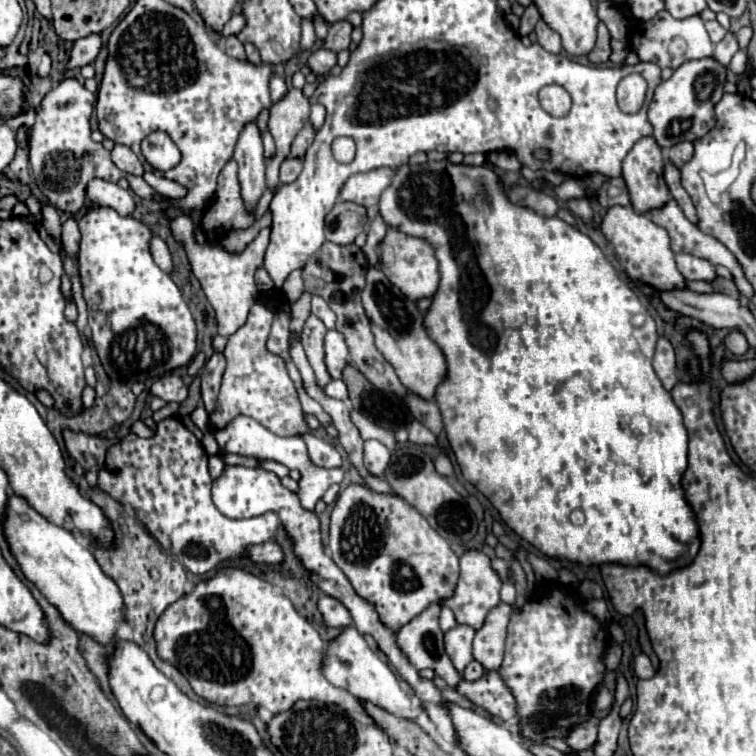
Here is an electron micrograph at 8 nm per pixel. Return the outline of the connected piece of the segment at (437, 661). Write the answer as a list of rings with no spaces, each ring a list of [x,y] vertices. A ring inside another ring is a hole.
[[[428,606],[420,616],[400,628],[396,642],[414,668],[432,668],[442,680],[446,680],[450,688],[454,688],[462,680],[462,676],[456,672],[448,654],[444,652],[444,632],[438,626],[438,618],[440,606]]]

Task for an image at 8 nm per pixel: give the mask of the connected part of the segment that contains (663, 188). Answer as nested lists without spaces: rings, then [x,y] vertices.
[[[644,136],[632,146],[622,162],[622,176],[636,212],[660,208],[670,200],[670,190],[664,182],[662,148],[652,136]]]

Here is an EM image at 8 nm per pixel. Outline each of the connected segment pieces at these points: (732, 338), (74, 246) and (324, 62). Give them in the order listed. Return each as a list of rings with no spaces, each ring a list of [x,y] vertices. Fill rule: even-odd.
[[[732,330],[730,334],[726,334],[724,346],[726,346],[734,356],[742,356],[742,354],[746,354],[746,350],[748,350],[748,342],[746,342],[744,334],[738,332],[738,330]]]
[[[70,216],[64,224],[62,224],[62,244],[66,254],[76,260],[78,254],[78,240],[80,240],[80,232],[78,232],[78,220],[74,216]]]
[[[324,48],[314,50],[314,52],[310,54],[310,58],[308,58],[308,66],[310,66],[312,74],[316,74],[316,76],[326,76],[328,70],[336,66],[336,54],[334,54],[334,52],[328,52],[328,50],[324,50]]]

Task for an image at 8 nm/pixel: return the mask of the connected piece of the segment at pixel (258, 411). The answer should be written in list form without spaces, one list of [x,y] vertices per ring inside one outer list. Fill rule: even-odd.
[[[256,302],[250,308],[246,324],[228,338],[228,344],[224,350],[228,366],[222,378],[218,406],[210,414],[210,426],[214,430],[224,428],[232,418],[244,414],[258,420],[264,428],[268,428],[270,432],[278,436],[300,436],[310,432],[304,412],[300,408],[298,392],[286,372],[284,360],[266,348],[272,316],[274,314],[270,308],[266,308],[262,302]]]

